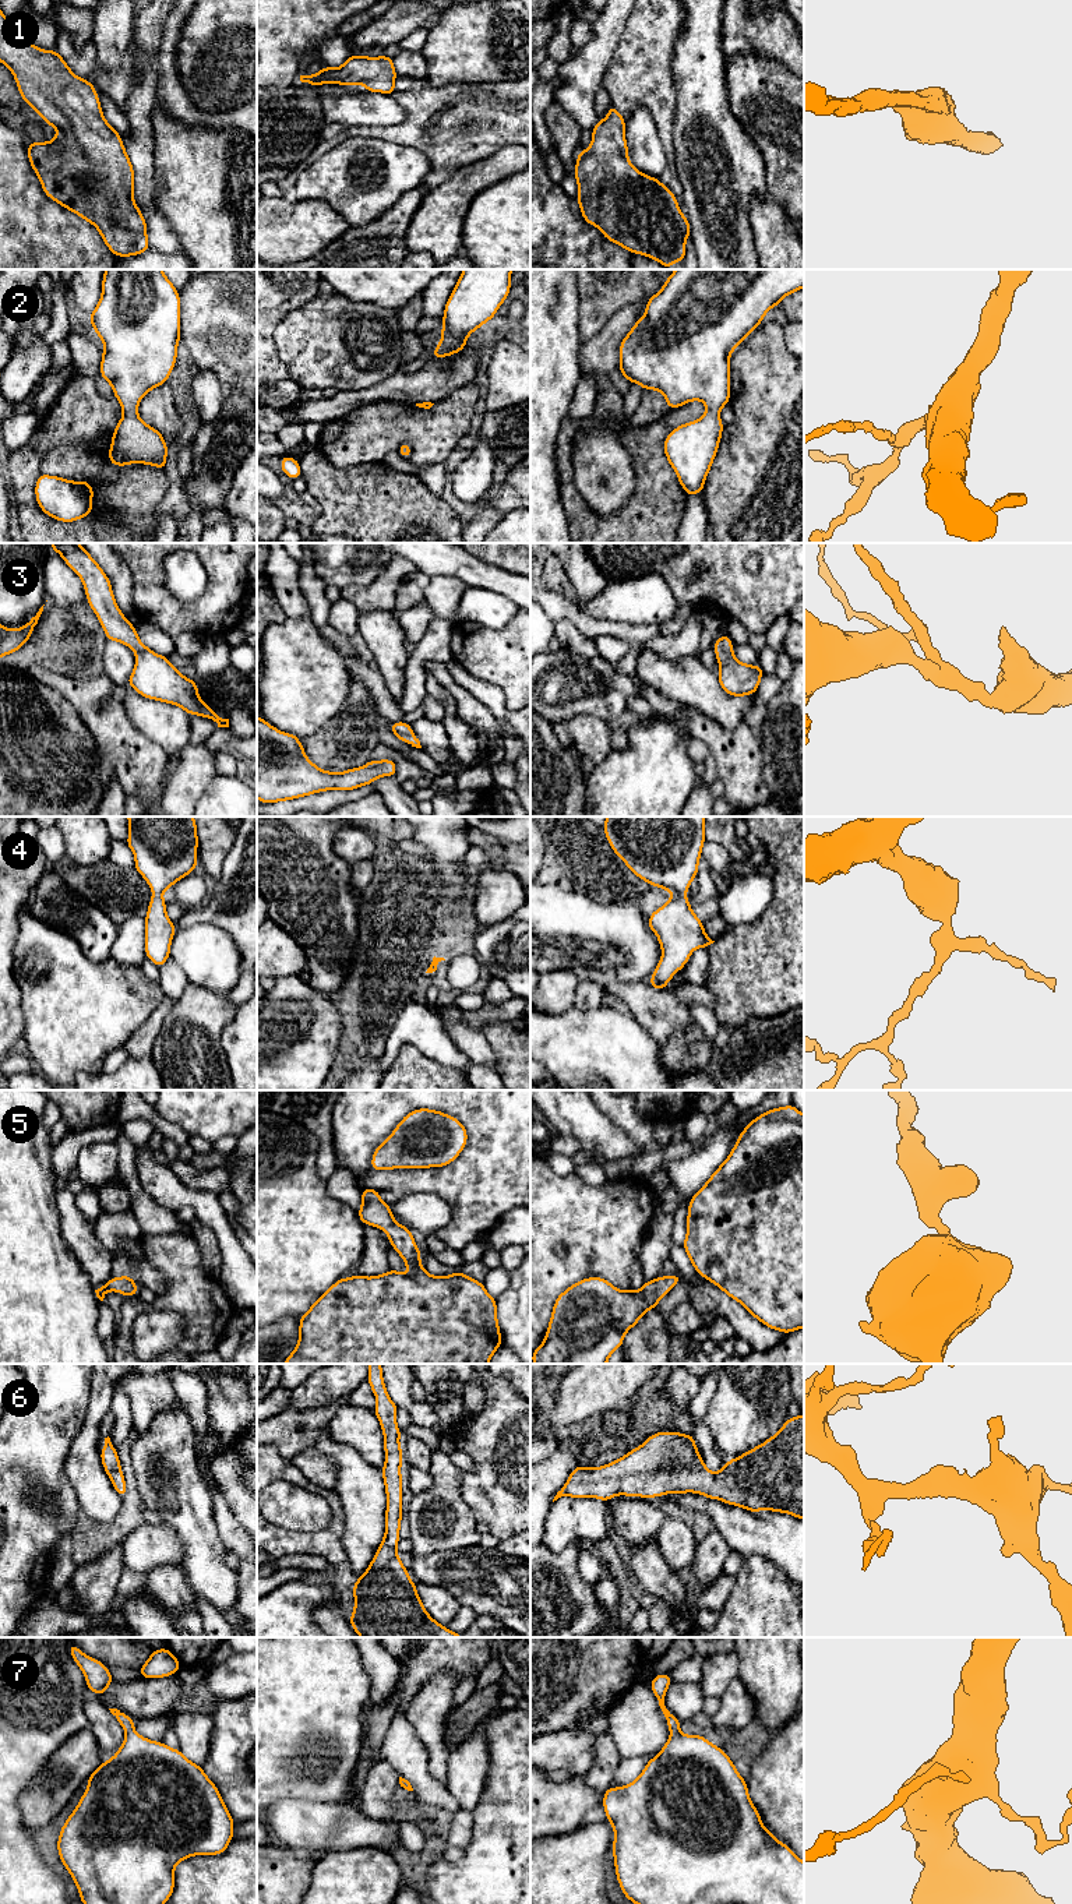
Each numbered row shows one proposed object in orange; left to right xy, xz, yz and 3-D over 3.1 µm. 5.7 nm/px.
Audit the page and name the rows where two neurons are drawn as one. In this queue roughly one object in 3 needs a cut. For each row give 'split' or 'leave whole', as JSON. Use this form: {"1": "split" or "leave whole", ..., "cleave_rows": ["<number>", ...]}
{"1": "leave whole", "2": "leave whole", "3": "leave whole", "4": "leave whole", "5": "leave whole", "6": "leave whole", "7": "leave whole", "cleave_rows": []}

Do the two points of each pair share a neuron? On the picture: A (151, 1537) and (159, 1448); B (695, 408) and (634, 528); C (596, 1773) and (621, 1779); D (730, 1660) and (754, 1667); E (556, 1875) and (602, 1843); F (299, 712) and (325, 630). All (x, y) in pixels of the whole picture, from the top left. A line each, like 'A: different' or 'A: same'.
A: different
B: same
C: different
D: different
E: same
F: different

